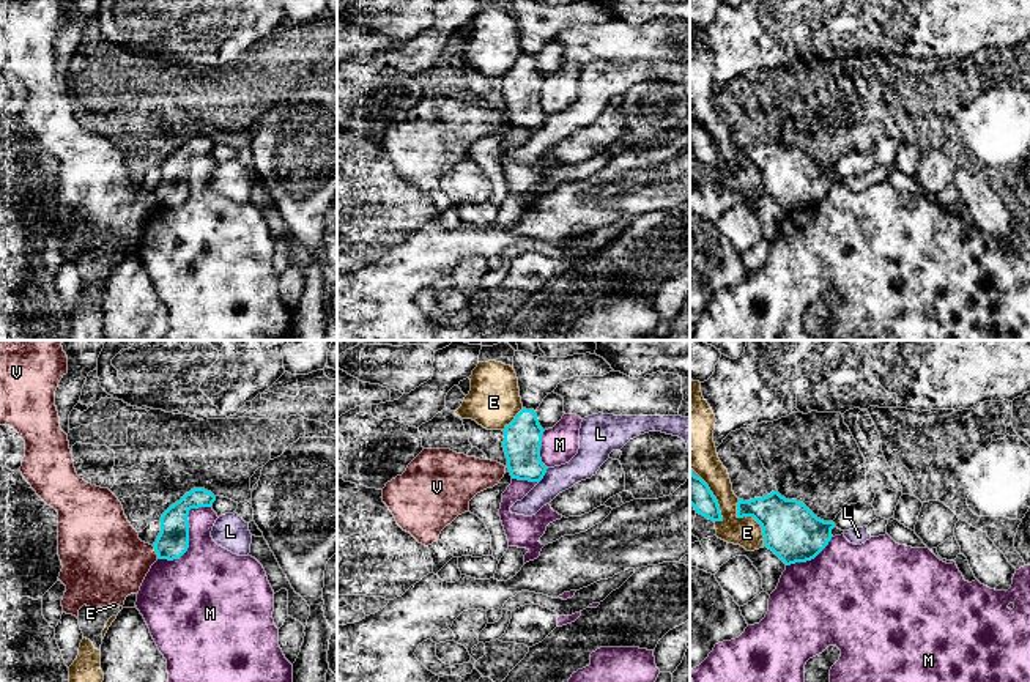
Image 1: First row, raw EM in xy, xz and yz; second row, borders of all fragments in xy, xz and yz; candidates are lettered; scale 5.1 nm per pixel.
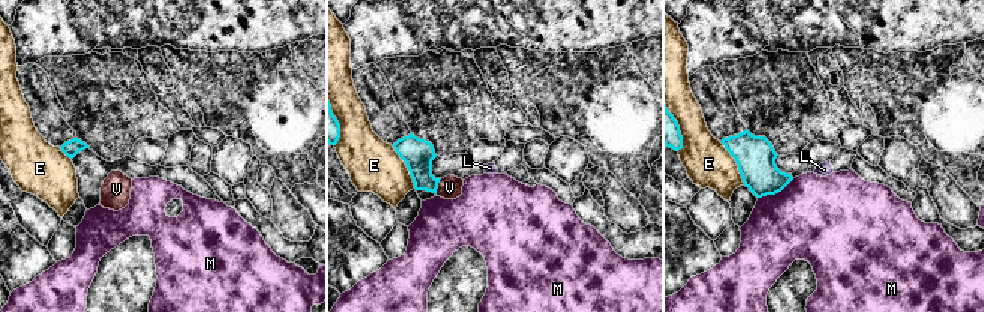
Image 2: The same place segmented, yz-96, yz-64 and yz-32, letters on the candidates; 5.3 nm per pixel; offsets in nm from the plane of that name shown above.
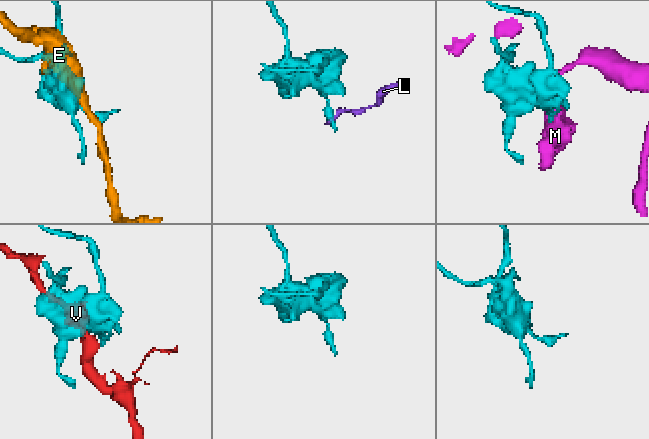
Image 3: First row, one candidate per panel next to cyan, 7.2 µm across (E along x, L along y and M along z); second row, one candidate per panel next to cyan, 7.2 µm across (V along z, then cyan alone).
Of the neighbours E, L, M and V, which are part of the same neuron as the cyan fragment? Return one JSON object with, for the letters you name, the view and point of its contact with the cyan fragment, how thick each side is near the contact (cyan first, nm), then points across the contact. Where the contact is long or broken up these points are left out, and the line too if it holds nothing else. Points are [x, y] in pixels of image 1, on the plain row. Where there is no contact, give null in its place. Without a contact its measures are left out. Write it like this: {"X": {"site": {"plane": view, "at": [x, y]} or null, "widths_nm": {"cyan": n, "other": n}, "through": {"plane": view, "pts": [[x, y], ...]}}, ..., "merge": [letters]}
{"merge": []}

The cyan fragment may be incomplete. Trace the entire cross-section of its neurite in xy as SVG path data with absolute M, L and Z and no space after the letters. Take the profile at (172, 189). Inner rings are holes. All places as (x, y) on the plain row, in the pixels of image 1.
M194 135L170 153L161 164L161 180L153 191L157 206L180 206L189 195L189 158L211 154L216 143L205 135Z

